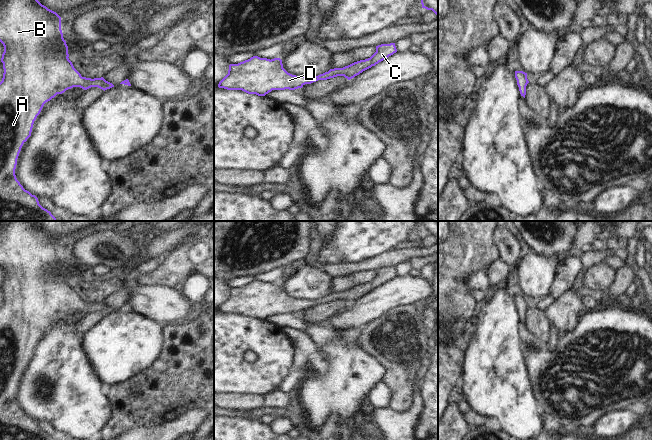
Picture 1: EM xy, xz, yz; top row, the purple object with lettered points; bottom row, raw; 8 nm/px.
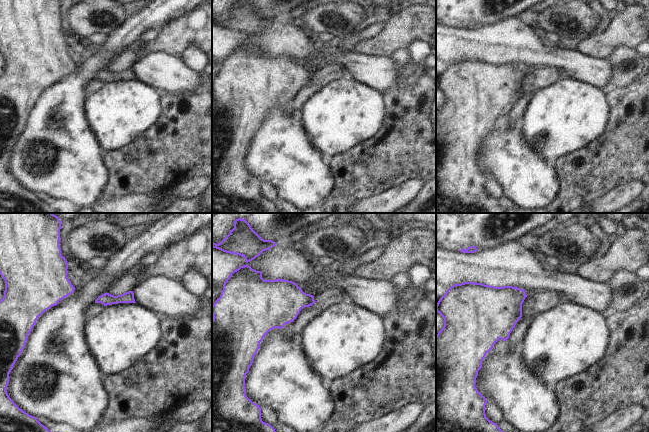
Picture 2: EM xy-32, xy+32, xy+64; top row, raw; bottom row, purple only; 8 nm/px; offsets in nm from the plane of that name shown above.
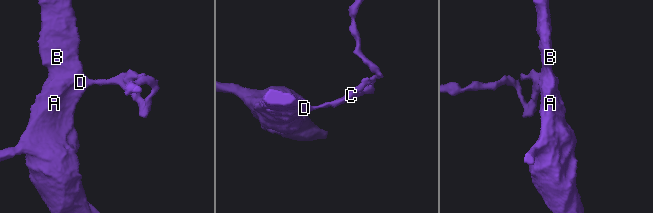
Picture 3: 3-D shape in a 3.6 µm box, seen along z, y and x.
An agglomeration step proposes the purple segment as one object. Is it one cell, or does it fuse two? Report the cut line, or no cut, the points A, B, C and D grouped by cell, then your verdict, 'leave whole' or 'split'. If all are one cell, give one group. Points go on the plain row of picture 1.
cut none; groups A B C D; leave whole

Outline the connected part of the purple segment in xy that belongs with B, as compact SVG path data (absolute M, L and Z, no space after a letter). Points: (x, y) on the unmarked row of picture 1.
M0 221L0 266L4 270L1 282L4 297L0 306L0 440L53 440L16 402L15 393L21 372L31 360L34 345L44 328L57 318L73 311L84 314L98 311L105 315L114 309L103 301L91 303L81 300L68 282L68 270L61 254L61 241L35 221Z

